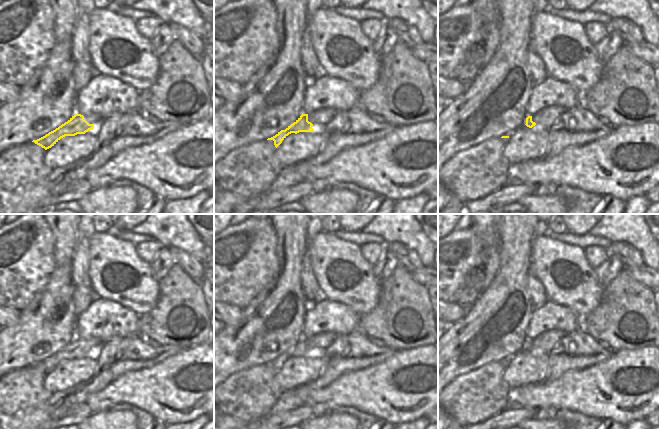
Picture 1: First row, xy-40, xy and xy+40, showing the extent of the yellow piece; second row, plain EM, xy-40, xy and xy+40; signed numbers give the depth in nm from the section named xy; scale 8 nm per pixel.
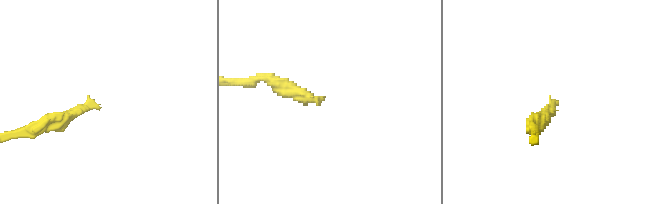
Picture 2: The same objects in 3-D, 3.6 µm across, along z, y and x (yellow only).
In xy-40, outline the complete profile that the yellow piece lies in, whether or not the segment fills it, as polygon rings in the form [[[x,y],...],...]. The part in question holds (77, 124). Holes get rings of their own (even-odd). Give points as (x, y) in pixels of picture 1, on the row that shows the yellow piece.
[[[75,114],[67,122],[55,130],[49,132],[37,140],[33,140],[32,142],[47,150],[54,146],[61,138],[65,136],[85,134],[89,130],[100,128],[101,125],[102,119],[97,114],[91,114],[89,116]]]

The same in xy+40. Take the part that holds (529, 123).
[[[549,106],[533,116],[526,113],[526,126],[531,130],[545,130],[548,129],[554,121],[564,112],[565,108],[561,106]]]

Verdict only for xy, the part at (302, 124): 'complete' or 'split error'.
split error

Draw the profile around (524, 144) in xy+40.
[[[524,125],[513,132],[502,155],[509,164],[544,158],[548,151],[548,129],[531,130]]]

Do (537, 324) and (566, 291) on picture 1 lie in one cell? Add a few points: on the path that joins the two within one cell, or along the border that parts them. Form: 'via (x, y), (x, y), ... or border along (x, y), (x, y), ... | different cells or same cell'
border along (548, 299), (564, 305), (577, 313) | different cells

